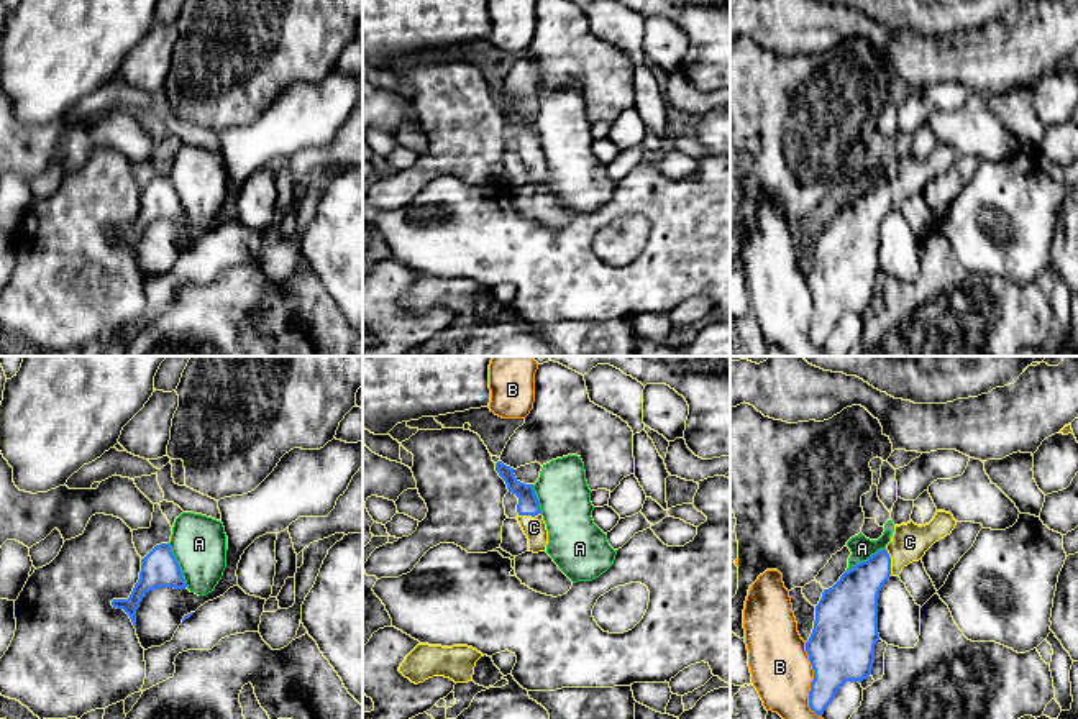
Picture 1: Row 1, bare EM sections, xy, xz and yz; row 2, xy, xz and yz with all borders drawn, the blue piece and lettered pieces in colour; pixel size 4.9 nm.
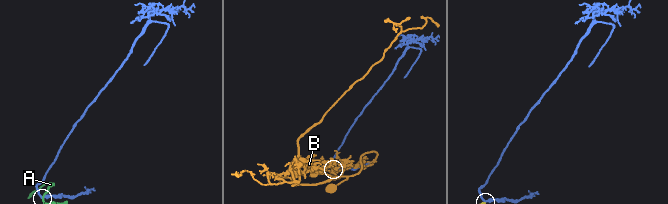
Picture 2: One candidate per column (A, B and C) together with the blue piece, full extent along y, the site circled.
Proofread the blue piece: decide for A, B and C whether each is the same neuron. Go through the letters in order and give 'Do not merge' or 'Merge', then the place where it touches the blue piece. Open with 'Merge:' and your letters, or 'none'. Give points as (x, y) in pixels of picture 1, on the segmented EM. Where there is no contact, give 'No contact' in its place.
Merge: C
A: Do not merge. Touches blue at xy (178, 565)
B: Do not merge. Touches blue at yz (813, 680)
C: Merge. Touches blue at yz (890, 562)

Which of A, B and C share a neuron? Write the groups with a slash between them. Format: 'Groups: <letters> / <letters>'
Groups: A / B / C

